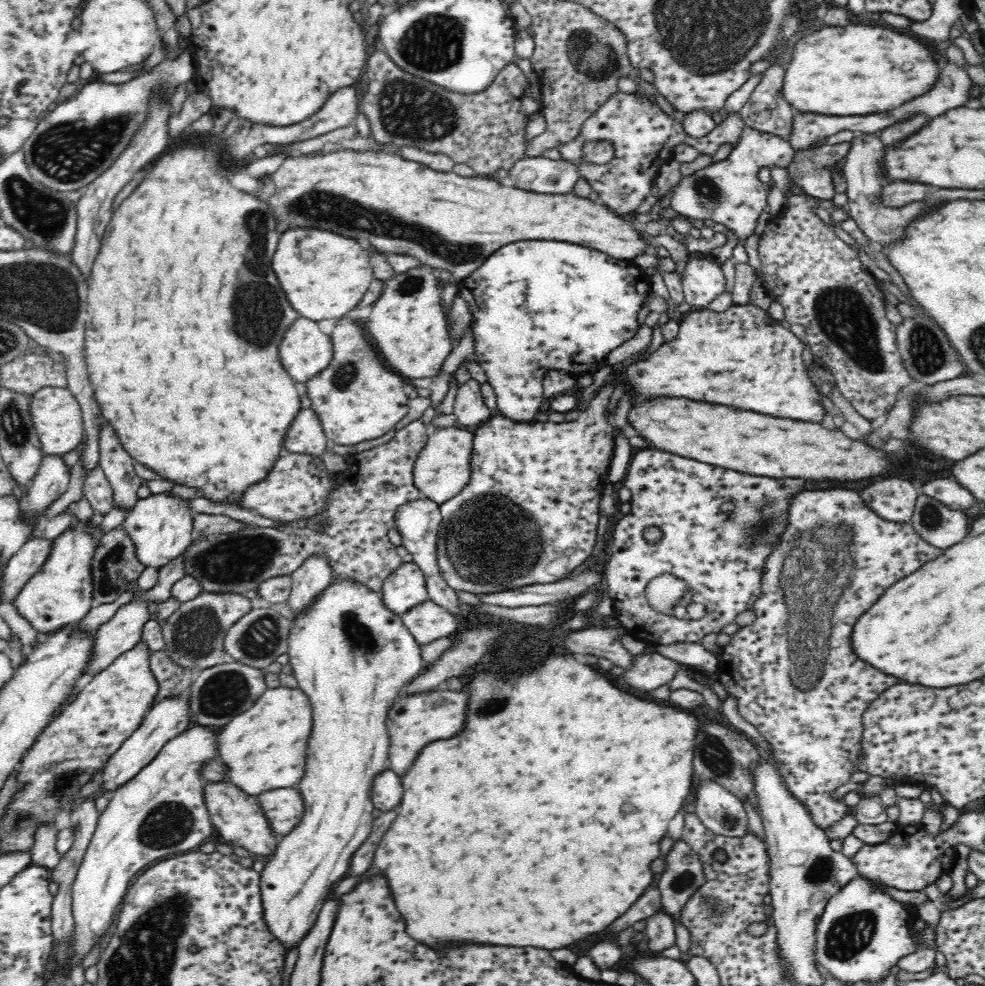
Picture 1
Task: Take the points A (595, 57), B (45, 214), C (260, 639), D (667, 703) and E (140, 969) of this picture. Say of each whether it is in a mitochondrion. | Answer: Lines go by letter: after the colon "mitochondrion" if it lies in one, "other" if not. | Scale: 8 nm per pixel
A: mitochondrion
B: mitochondrion
C: mitochondrion
D: other
E: mitochondrion

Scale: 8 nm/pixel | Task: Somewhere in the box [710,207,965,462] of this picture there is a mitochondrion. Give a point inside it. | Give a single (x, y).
(846, 318)

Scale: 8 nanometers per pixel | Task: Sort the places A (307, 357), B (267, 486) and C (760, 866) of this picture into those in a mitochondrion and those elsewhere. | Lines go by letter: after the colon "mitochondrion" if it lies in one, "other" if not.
A: other
B: other
C: other

